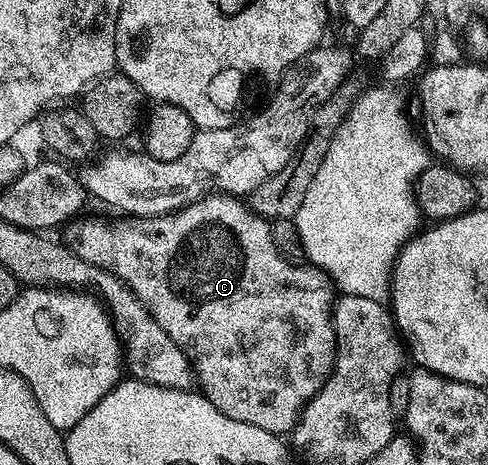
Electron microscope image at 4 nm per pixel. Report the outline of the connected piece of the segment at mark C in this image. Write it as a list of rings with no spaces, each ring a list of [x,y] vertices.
[[[224,193],[207,195],[187,204],[186,207],[180,207],[178,211],[170,211],[167,215],[113,217],[117,219],[100,219],[99,216],[93,215],[90,219],[81,218],[74,218],[64,228],[65,246],[75,253],[75,257],[87,261],[87,265],[95,265],[111,273],[133,290],[133,296],[149,310],[153,320],[163,329],[163,333],[167,333],[167,337],[171,337],[171,341],[188,357],[200,394],[205,395],[207,401],[211,401],[211,405],[219,409],[219,413],[231,417],[231,421],[243,421],[243,425],[259,425],[259,429],[267,429],[272,435],[284,436],[292,432],[305,407],[329,380],[329,374],[333,372],[333,362],[337,359],[337,334],[333,328],[335,284],[329,274],[321,267],[312,265],[297,267],[301,265],[290,262],[275,245],[270,220],[257,214],[244,198],[236,195]]]

